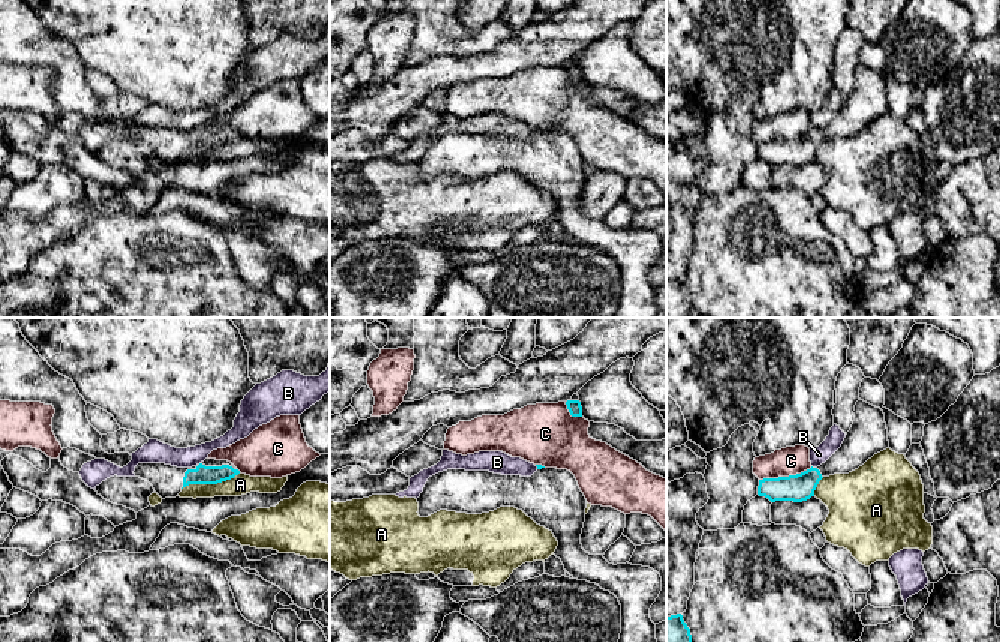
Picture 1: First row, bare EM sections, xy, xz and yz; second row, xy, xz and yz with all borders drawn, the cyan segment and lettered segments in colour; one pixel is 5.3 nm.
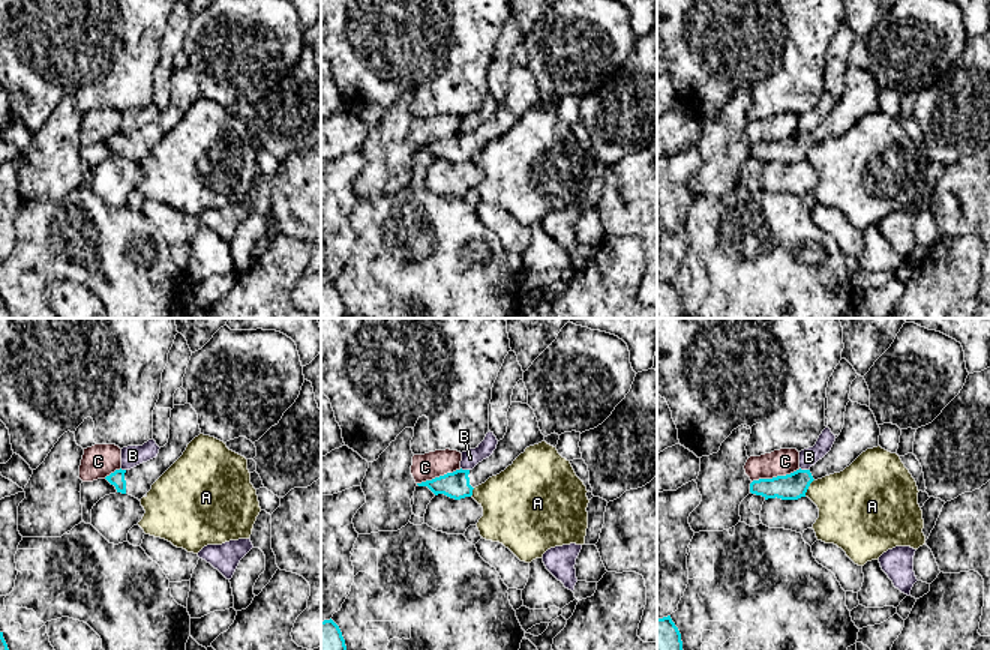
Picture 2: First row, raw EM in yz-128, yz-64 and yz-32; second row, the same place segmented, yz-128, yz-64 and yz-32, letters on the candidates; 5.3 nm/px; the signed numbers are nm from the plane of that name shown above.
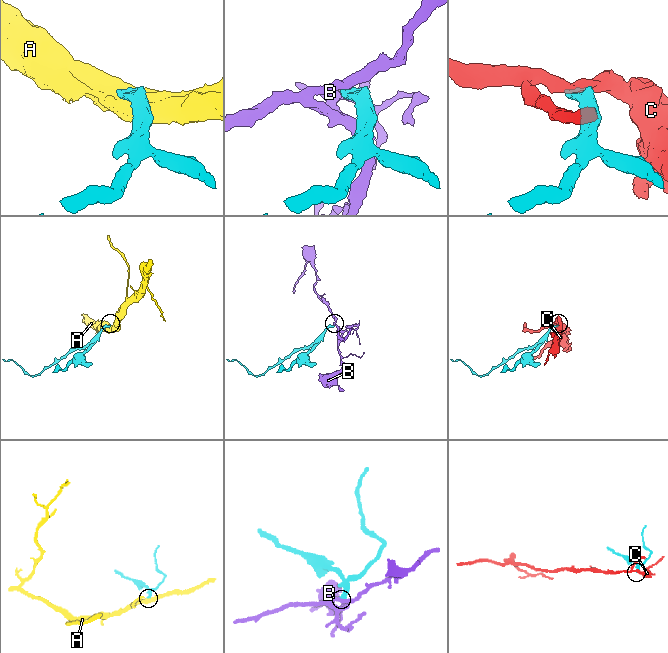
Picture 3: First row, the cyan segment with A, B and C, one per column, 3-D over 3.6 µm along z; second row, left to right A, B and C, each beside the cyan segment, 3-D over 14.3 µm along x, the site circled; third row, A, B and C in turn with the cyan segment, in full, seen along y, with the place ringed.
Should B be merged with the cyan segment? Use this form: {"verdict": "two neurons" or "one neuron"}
{"verdict": "two neurons"}

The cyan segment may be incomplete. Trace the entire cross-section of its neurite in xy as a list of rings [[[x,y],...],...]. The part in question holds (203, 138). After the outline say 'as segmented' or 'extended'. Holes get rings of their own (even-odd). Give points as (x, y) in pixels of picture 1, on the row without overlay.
[[[206,123],[192,132],[165,128],[138,128],[135,141],[148,146],[162,162],[176,162],[189,148],[218,148],[234,142],[240,135],[228,124]]]; extended

